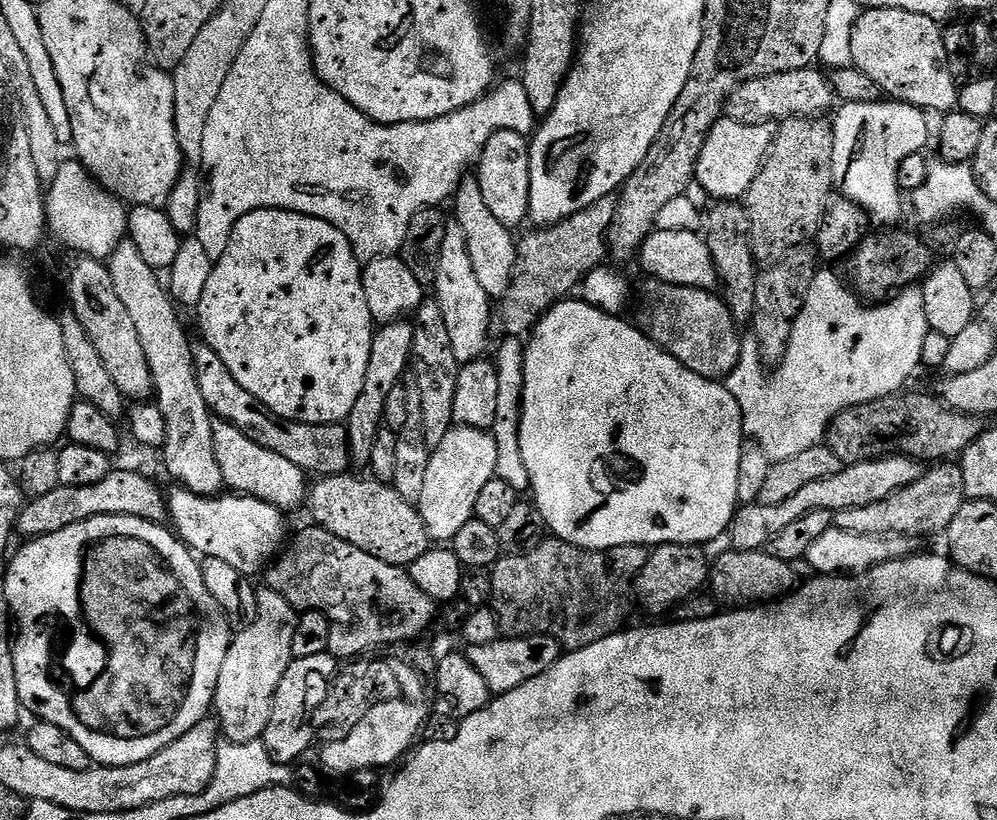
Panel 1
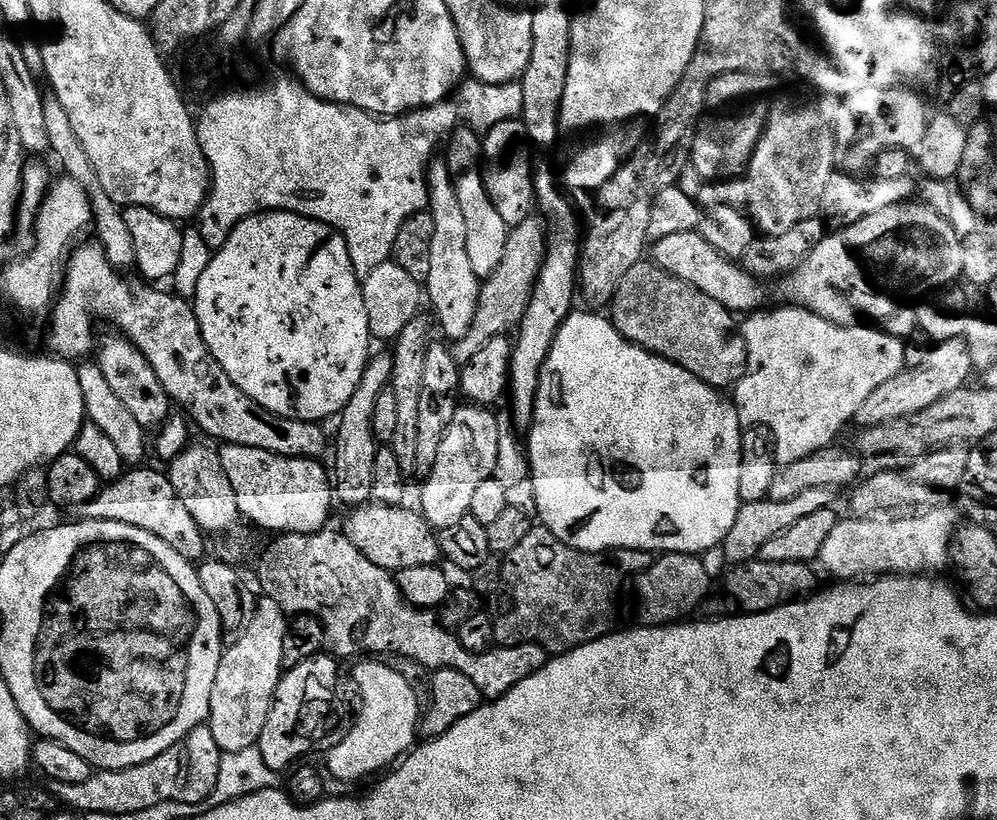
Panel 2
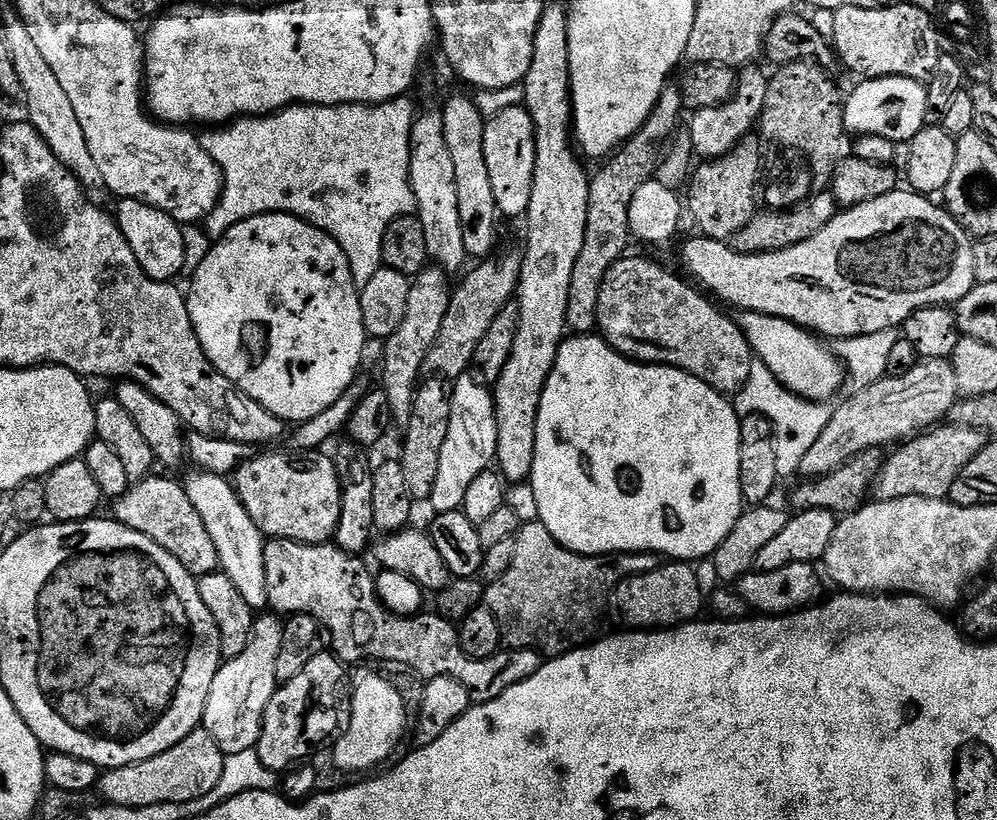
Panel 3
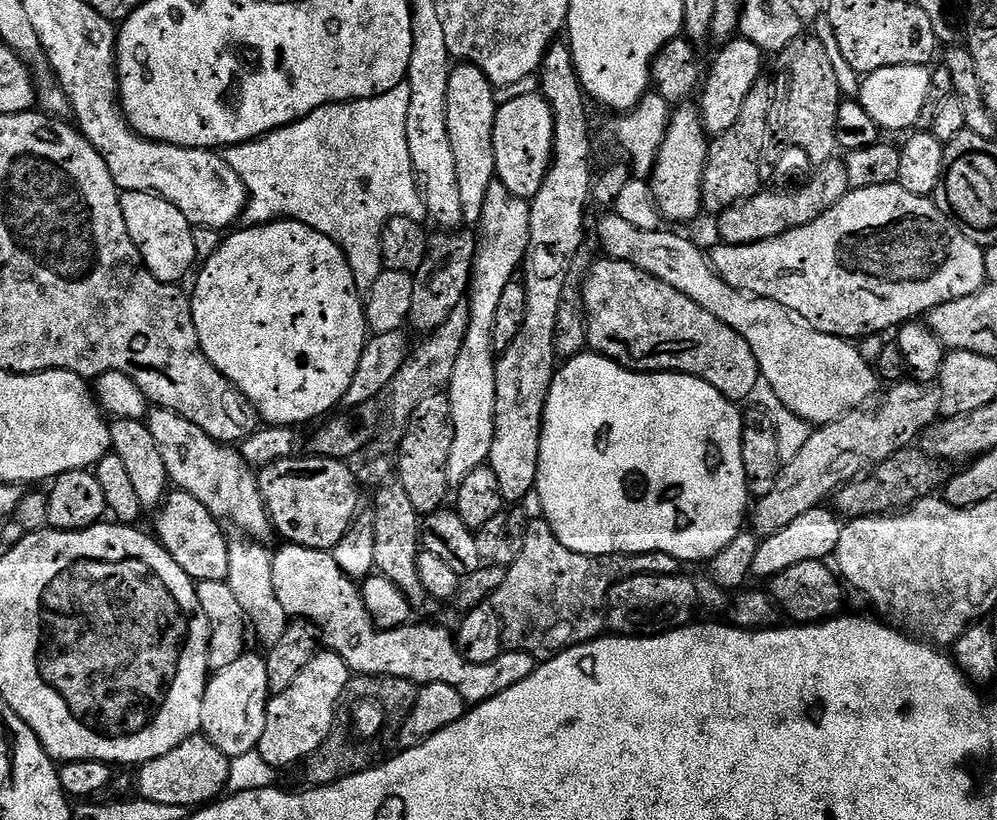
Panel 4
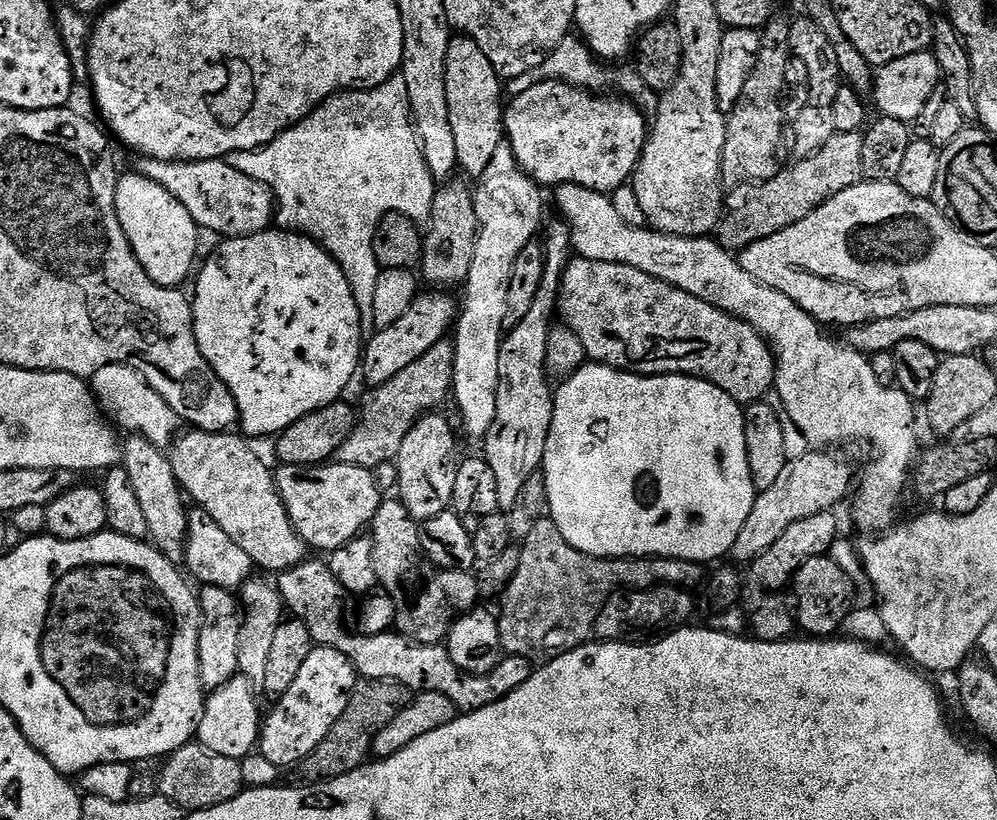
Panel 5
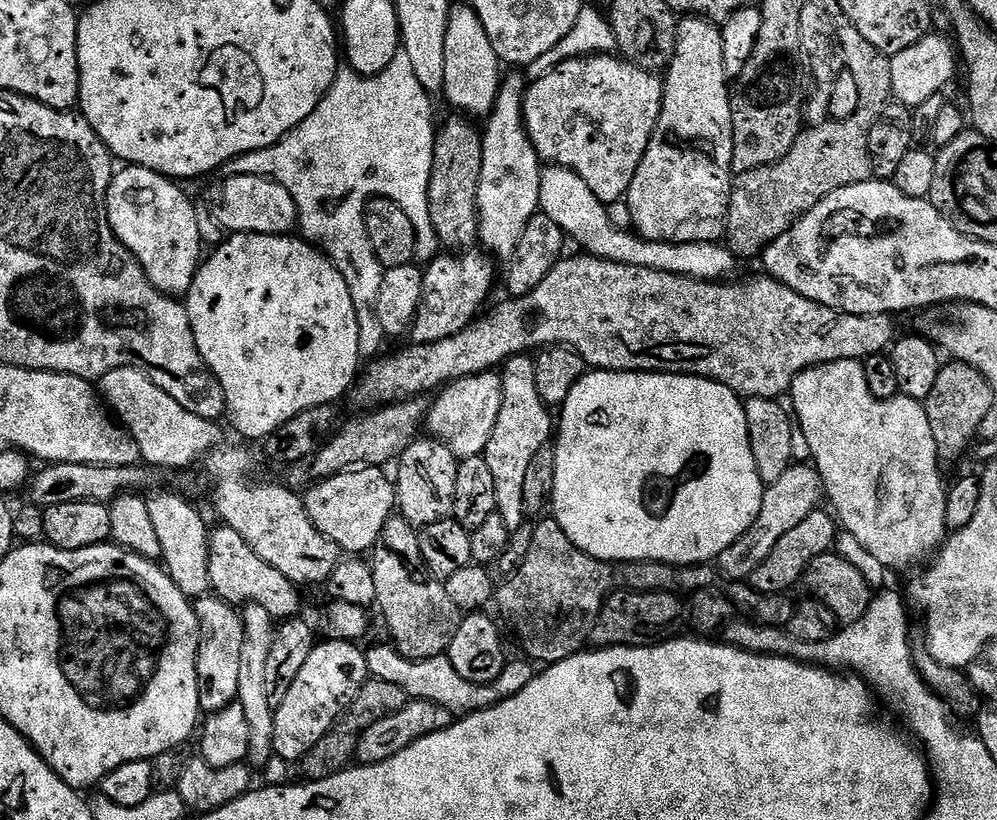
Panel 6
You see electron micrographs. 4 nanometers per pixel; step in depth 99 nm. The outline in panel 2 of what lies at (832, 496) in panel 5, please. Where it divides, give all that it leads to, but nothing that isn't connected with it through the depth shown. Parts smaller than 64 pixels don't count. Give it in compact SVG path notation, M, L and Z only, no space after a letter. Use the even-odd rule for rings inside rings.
M963 339L932 346L925 354L924 361L917 368L911 368L899 372L893 380L886 382L886 386L878 386L878 390L874 390L874 394L862 402L862 410L858 410L855 418L857 425L869 428L906 418L918 410L926 410L926 406L934 406L938 398L946 398L946 394L954 394L954 390L965 387L969 383L968 375L973 375L974 372Z

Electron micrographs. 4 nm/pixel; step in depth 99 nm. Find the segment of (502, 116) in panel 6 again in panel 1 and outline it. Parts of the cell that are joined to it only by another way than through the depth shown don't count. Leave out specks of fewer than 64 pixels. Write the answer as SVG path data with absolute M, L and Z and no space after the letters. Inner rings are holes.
M459 426L449 430L433 448L436 449L433 450L432 457L427 457L424 466L418 511L424 529L428 532L429 541L451 542L458 534L458 530L462 530L462 526L466 526L466 522L475 517L478 494L482 491L482 486L486 486L486 482L490 482L496 475L498 452L494 438L487 431Z

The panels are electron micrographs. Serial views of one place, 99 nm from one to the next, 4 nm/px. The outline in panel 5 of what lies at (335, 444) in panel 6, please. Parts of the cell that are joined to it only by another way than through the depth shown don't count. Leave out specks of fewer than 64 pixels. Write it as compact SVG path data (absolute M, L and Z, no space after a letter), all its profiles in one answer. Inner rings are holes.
M451 339L439 340L418 362L406 366L390 382L377 388L368 388L364 396L364 409L360 408L356 429L352 436L338 449L335 461L344 465L356 465L363 468L379 469L379 464L395 461L398 450L402 450L402 441L420 417L431 413L452 391L454 358L456 345Z

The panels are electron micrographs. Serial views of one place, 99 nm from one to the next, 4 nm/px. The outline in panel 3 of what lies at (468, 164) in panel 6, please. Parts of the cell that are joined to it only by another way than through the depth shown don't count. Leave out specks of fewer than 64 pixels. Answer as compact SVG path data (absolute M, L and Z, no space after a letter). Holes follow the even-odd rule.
M429 266L424 271L419 272L410 283L410 298L406 302L406 318L402 318L402 326L394 330L387 340L383 341L384 348L384 383L382 383L383 392L389 399L389 410L392 411L393 421L400 426L406 426L410 422L412 413L412 404L416 400L416 389L422 380L424 372L424 363L442 330L442 322L448 313L448 307L452 305L453 289L448 288L449 273L445 272L439 266Z

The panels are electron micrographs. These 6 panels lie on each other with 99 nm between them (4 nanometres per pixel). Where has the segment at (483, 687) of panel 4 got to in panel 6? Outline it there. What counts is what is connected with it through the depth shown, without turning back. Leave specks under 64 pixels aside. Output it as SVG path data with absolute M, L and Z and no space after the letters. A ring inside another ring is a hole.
M388 642L376 644L372 649L367 649L364 661L371 679L390 682L393 686L401 688L413 700L438 702L438 706L446 706L446 710L450 710L453 718L463 718L478 714L482 710L490 710L510 698L514 698L514 694L522 694L522 690L526 690L526 686L530 686L530 682L538 674L537 669L532 669L535 668L533 661L527 658L519 659L509 659L505 663L502 674L498 674L498 678L494 678L494 682L485 684L466 682L466 678L462 678L462 674L458 674L458 670L454 670L447 655L443 654L425 660L411 660L403 657Z

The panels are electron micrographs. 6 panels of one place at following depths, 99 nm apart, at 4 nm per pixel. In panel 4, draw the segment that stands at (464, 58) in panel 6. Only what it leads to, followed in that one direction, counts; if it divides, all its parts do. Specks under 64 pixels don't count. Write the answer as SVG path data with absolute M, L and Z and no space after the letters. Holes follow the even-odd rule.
M460 62L448 73L446 106L448 107L448 133L450 150L454 150L454 163L458 170L458 194L462 201L464 224L479 225L482 218L482 202L486 202L486 190L496 180L494 162L494 118L498 96L494 85L471 62Z

